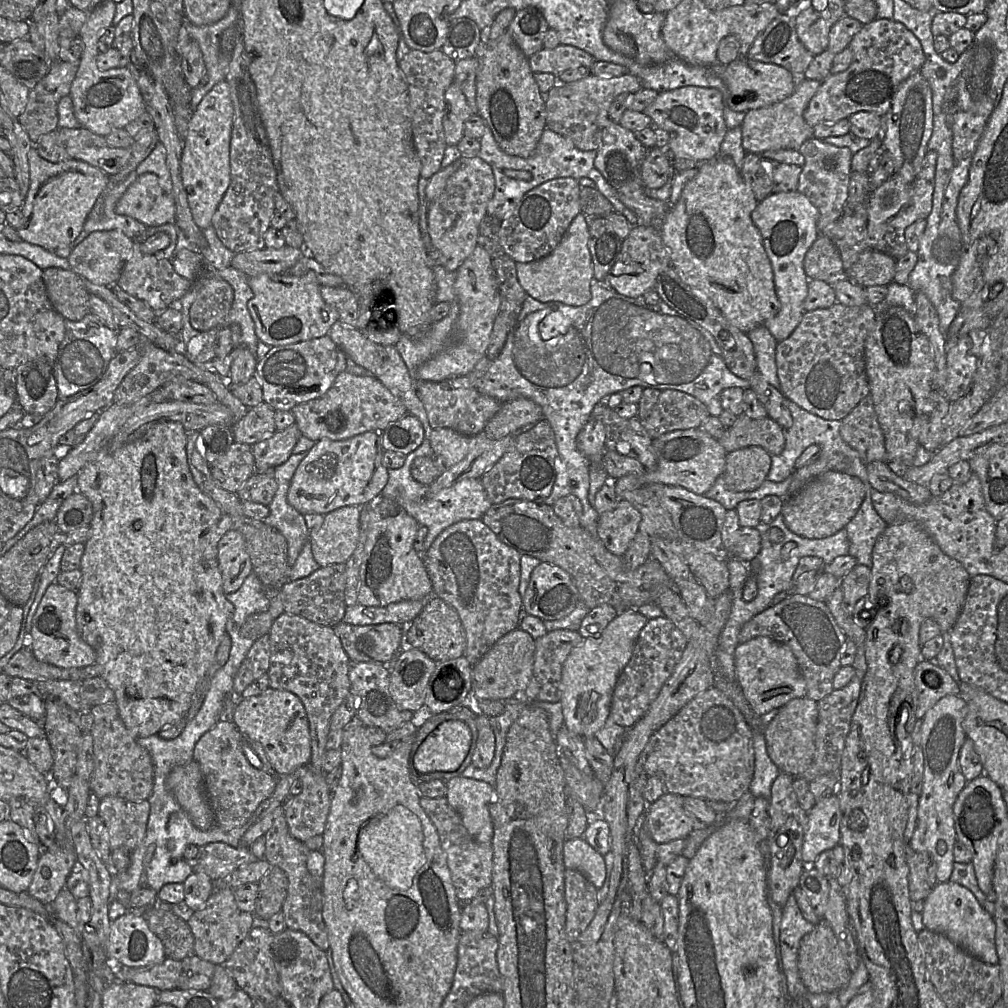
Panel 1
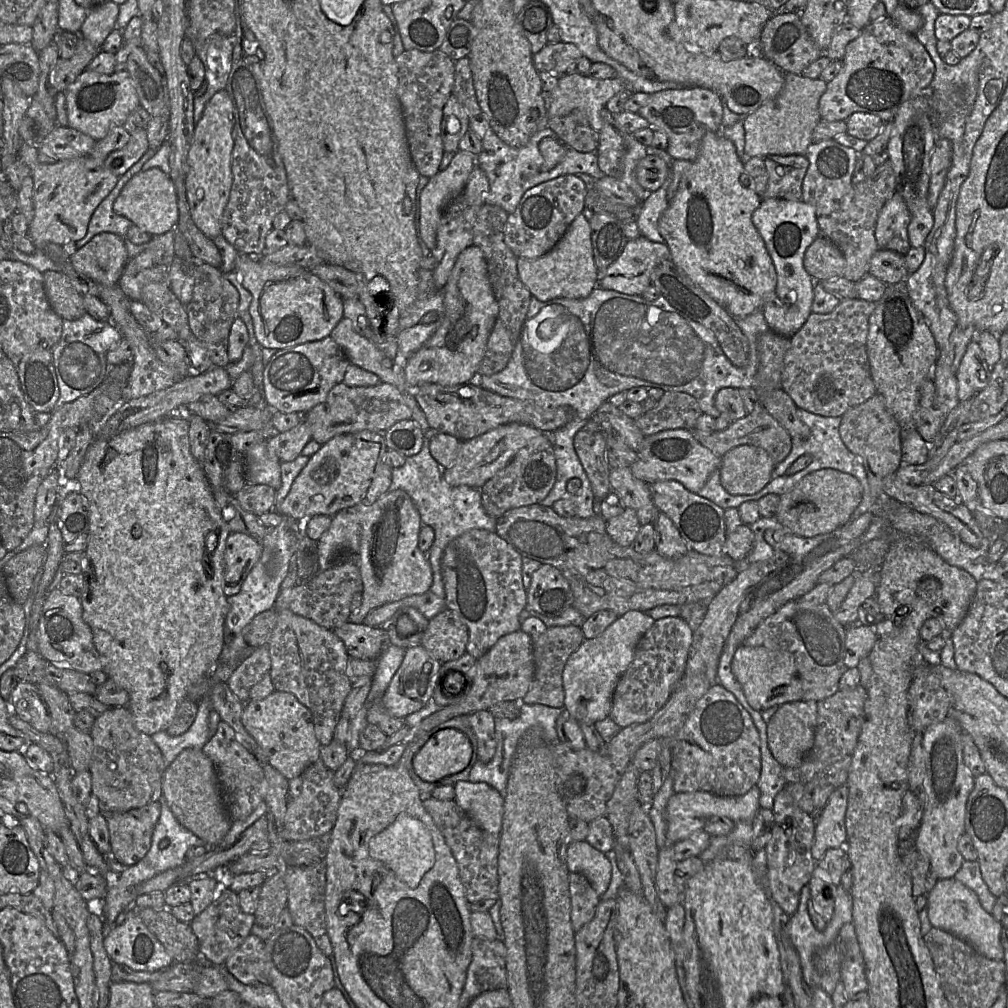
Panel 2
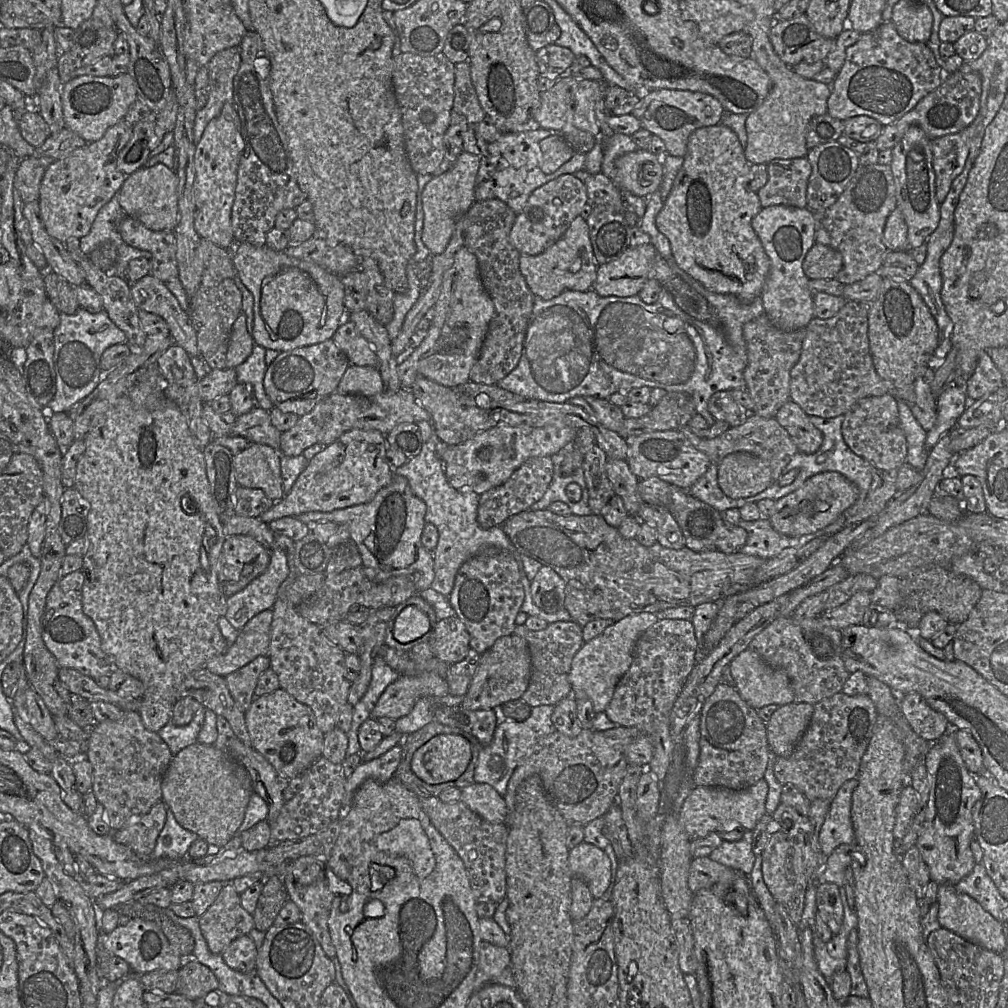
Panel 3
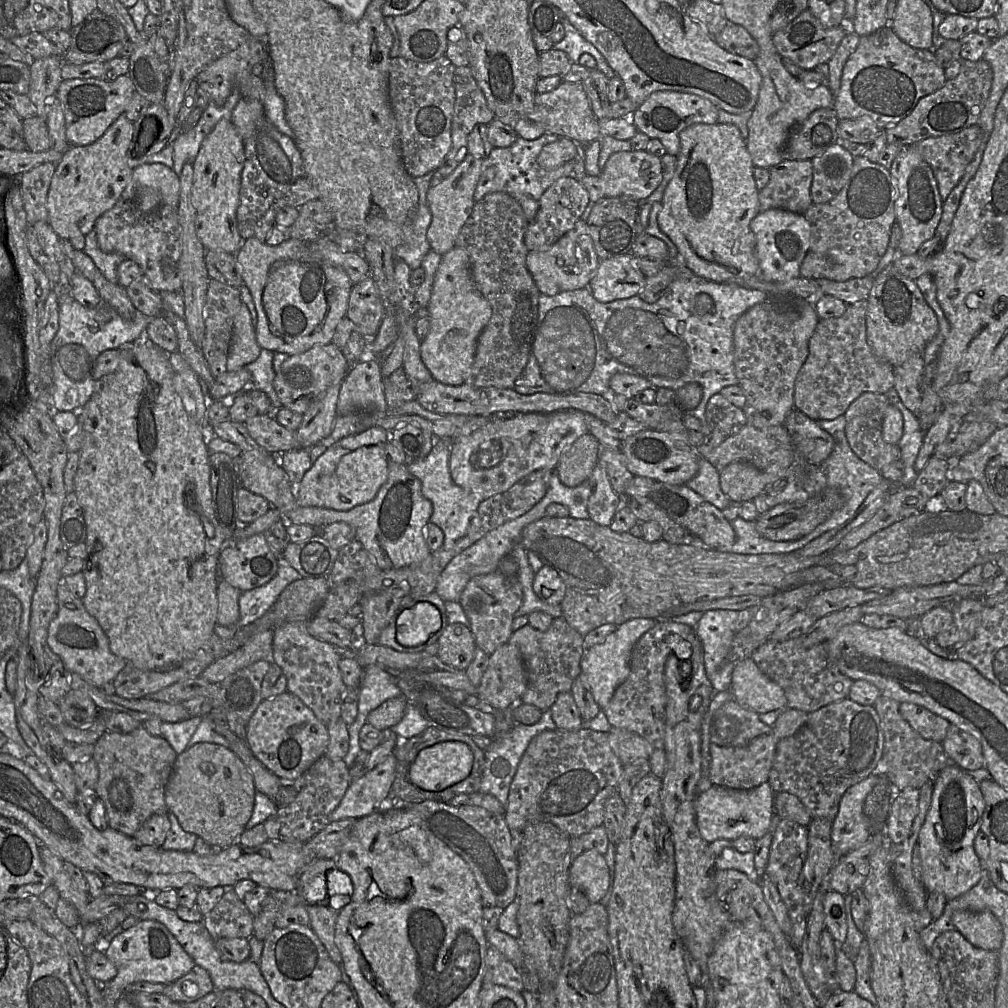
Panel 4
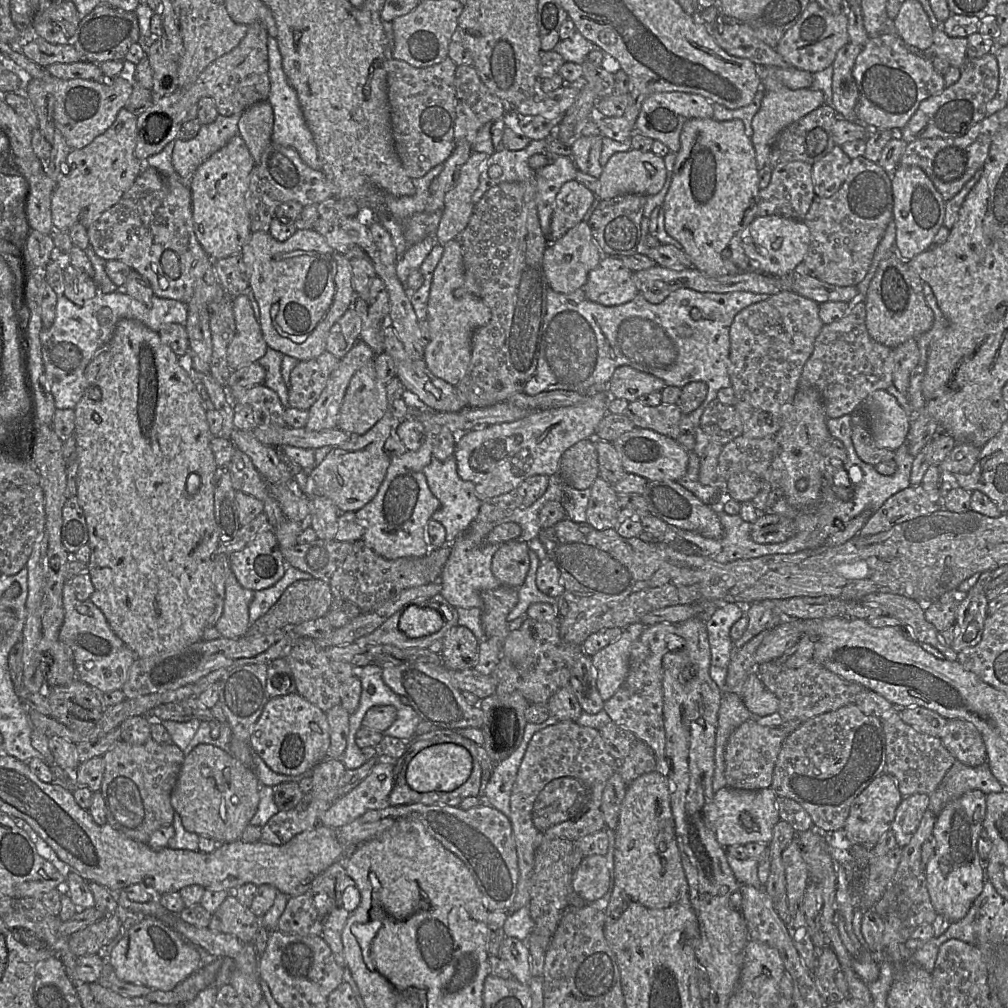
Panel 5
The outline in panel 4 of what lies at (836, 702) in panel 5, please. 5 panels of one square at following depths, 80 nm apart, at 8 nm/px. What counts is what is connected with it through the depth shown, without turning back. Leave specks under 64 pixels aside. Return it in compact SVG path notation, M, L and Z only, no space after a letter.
M800 637L784 641L768 639L753 652L752 658L759 669L783 689L787 698L786 708L809 714L828 704L849 698L854 681L842 674L832 661L827 641L805 647Z

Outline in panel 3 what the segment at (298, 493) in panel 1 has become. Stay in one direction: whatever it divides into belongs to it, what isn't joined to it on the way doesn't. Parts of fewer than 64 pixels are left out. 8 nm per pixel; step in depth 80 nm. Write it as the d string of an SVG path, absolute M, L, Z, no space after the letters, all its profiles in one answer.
M351 430L316 454L299 475L291 491L259 518L266 524L283 518L318 511L331 512L369 503L376 494L389 485L394 470L386 460L386 435L376 430Z

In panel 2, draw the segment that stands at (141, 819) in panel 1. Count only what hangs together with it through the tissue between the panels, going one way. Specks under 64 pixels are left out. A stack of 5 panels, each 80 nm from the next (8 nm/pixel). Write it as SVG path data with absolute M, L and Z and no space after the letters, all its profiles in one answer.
M157 801L126 812L104 813L111 856L121 867L134 865L146 856L160 812Z

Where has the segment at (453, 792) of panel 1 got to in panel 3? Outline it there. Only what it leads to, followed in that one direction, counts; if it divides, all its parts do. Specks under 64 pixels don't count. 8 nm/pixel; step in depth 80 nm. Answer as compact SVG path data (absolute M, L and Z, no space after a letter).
M473 783L462 788L460 801L490 823L507 824L505 799L489 784Z

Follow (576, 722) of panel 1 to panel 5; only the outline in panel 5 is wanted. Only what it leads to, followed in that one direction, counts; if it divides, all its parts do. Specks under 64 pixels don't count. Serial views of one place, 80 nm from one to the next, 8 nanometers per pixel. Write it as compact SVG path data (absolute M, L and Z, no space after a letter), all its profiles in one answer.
M641 622L626 626L615 642L591 657L596 672L597 689L604 702L610 699L626 680L631 647L645 628Z

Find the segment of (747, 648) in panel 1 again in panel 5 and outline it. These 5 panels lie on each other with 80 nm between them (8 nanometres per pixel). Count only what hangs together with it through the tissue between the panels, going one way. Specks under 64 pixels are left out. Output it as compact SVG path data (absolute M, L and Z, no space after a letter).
M756 672L749 674L739 696L747 709L756 716L769 715L778 711L777 696L764 686Z

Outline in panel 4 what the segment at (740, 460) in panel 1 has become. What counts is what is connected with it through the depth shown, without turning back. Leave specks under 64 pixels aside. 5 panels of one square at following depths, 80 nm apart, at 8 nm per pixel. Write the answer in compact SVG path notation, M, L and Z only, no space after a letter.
M745 461L732 462L720 472L721 489L734 502L753 500L768 485L767 475Z

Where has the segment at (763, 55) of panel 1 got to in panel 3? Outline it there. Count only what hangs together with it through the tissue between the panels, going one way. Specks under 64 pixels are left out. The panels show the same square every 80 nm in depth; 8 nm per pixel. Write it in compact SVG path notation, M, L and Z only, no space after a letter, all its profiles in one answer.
M807 15L788 20L776 19L770 30L775 52L790 67L800 62L826 61L835 39L819 34Z

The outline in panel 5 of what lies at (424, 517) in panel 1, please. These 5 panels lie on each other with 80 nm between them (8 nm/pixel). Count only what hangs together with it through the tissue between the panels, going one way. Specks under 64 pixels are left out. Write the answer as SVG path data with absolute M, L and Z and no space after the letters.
M454 456L444 461L433 457L423 472L430 491L440 502L440 507L433 513L431 519L444 526L446 530L446 543L451 544L477 517L482 501L476 494L475 485L459 477L457 473L457 462Z

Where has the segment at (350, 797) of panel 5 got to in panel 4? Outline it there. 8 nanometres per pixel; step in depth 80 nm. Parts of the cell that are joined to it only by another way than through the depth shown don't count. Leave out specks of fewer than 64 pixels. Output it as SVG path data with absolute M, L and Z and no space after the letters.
M394 753L386 756L373 769L352 780L338 806L330 814L330 822L344 818L361 818L380 808L389 808L389 793L396 774Z

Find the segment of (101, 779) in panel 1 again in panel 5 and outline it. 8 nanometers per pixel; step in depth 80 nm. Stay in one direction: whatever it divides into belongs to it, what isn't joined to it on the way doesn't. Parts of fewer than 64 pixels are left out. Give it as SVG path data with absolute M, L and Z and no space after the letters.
M153 739L143 745L131 745L123 740L114 744L103 756L105 770L100 792L105 802L106 821L125 836L147 844L150 835L162 826L172 825L174 809L171 793L184 761L183 751L175 744L159 744Z

